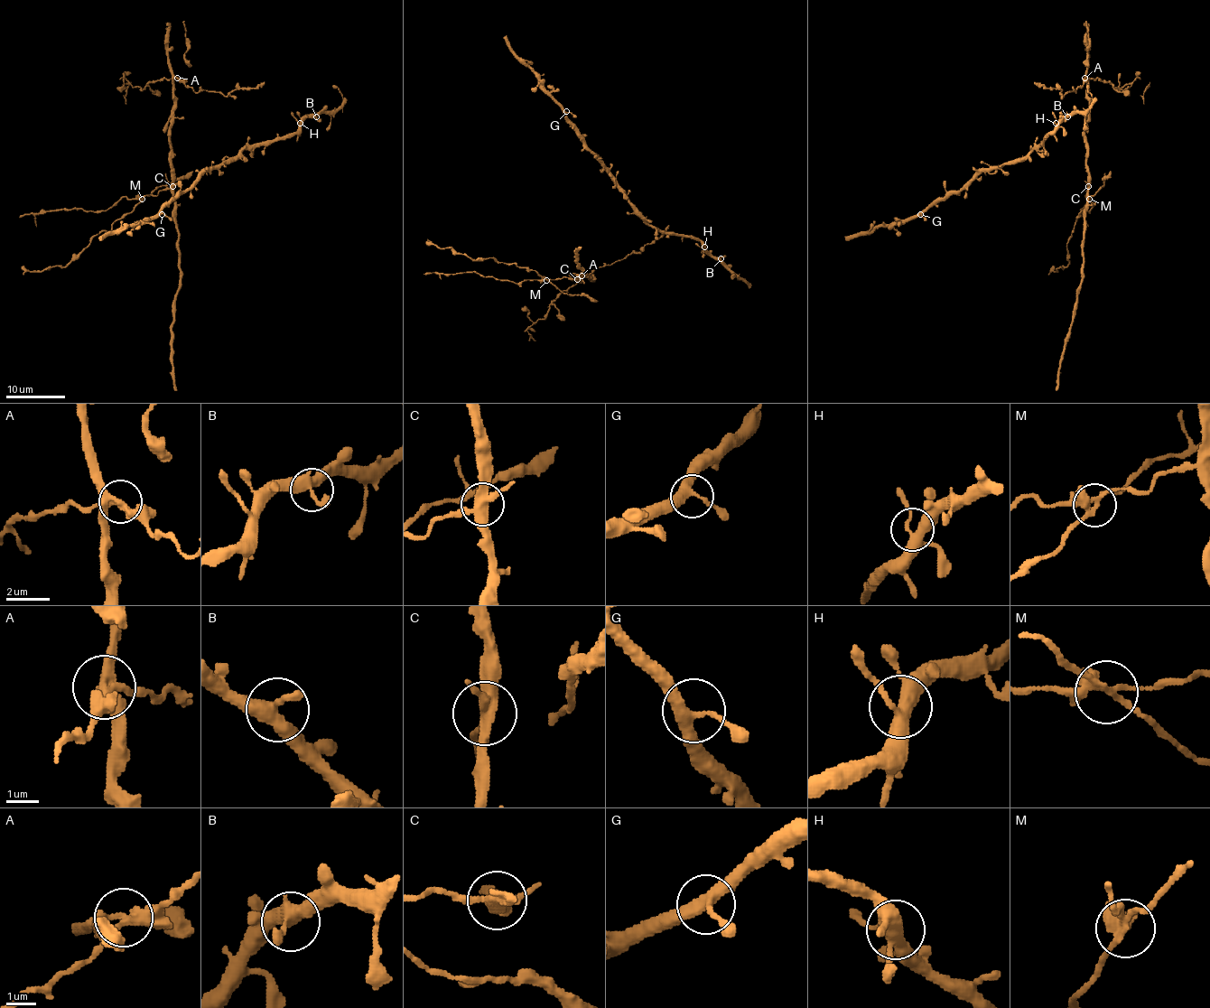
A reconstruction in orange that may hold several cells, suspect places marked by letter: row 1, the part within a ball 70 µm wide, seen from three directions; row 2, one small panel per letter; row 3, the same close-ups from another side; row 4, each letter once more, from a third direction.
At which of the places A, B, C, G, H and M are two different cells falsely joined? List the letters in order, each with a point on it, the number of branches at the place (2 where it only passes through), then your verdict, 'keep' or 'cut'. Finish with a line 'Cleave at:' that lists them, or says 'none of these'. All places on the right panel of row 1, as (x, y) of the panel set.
A: place (1084, 78); branches 4; cut
B: place (1067, 116); branches 3; keep
C: place (1088, 186); branches 4; cut
G: place (920, 214); branches 3; keep
H: place (1056, 123); branches 4; keep
M: place (1089, 199); branches 4; cut
Cleave at: A, C, M

